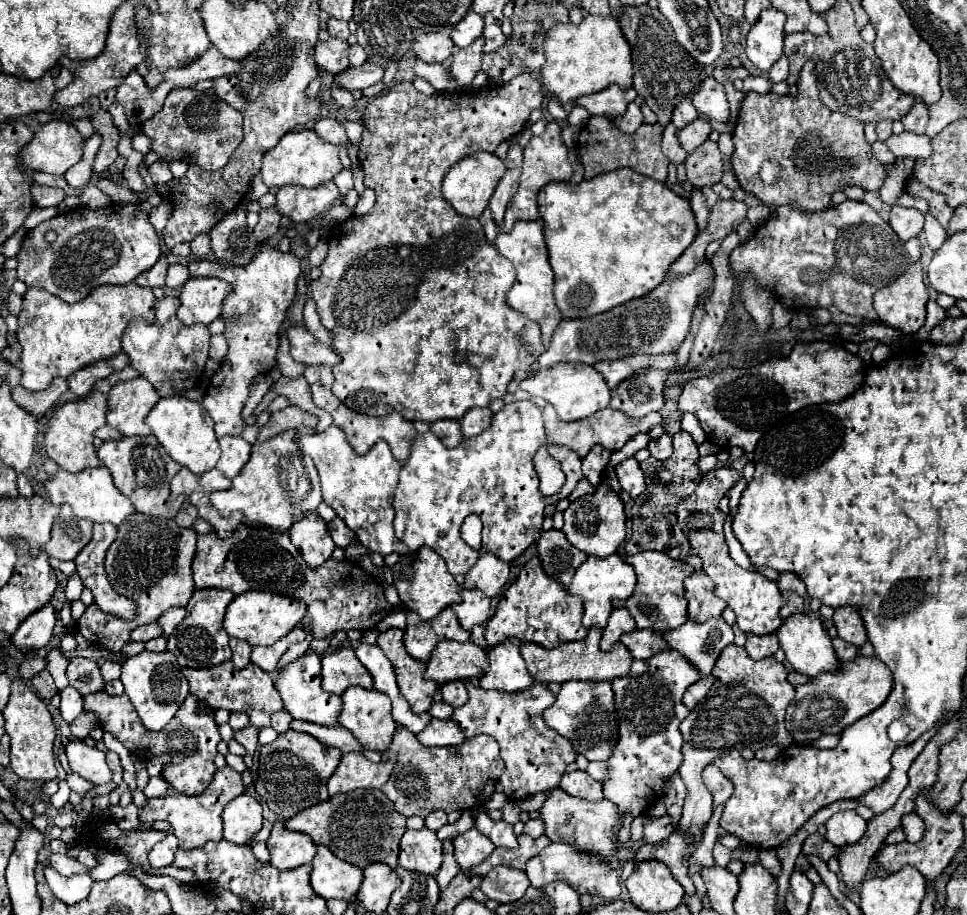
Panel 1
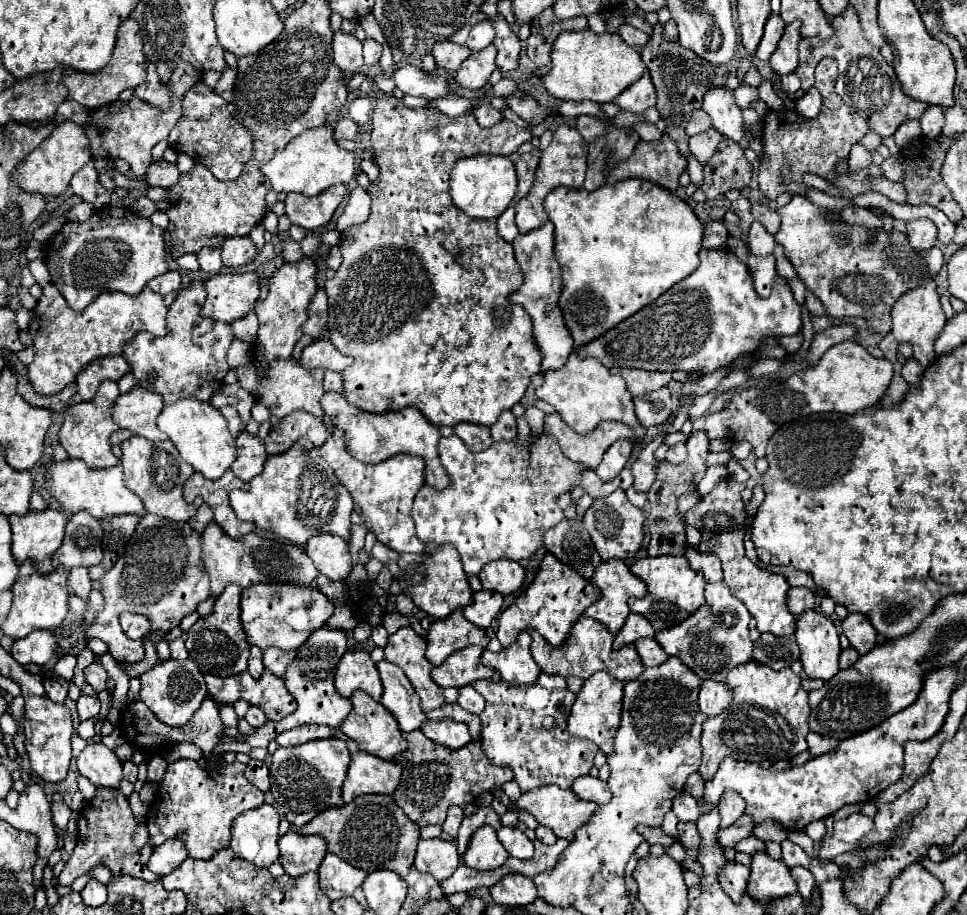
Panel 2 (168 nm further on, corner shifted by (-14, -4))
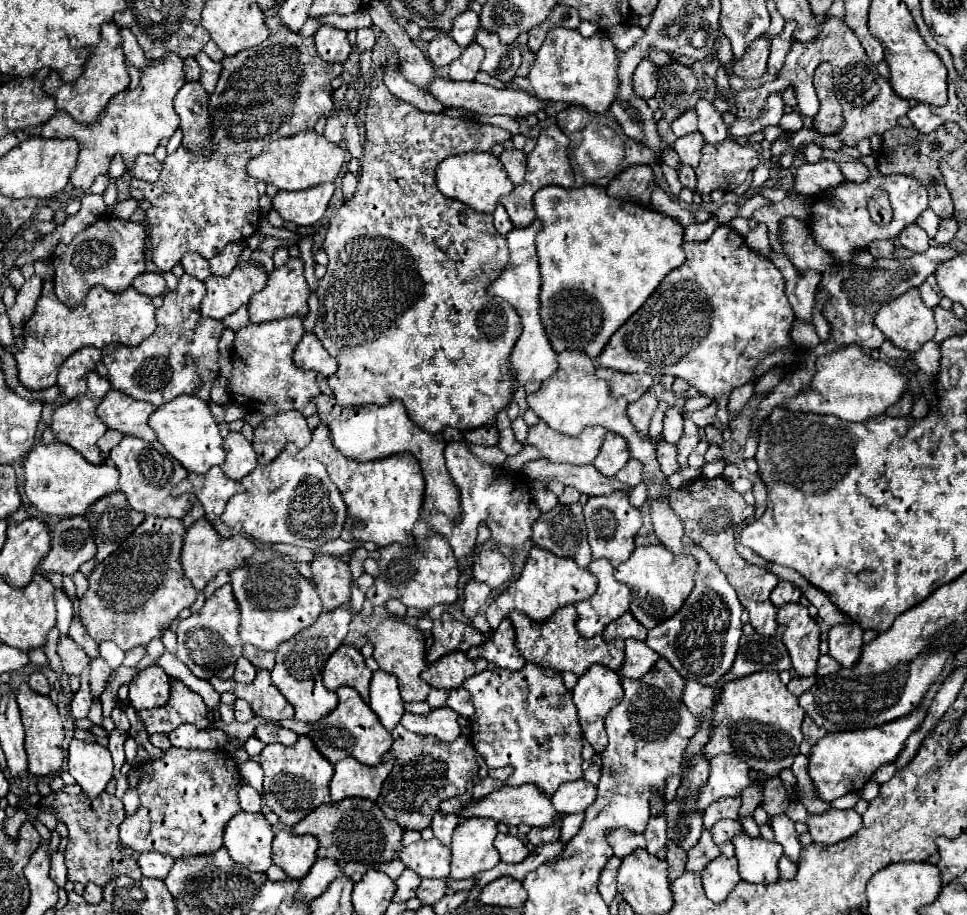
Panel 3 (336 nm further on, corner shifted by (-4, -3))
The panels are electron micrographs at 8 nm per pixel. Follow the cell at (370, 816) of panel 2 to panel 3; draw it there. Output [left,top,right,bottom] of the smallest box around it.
[292,798,402,866]

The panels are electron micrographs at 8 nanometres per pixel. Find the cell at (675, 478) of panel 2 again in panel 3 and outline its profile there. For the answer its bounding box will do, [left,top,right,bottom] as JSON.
[678,420,700,468]

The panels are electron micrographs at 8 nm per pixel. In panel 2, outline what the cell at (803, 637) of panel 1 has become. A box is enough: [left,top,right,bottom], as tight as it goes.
[796,611,840,681]

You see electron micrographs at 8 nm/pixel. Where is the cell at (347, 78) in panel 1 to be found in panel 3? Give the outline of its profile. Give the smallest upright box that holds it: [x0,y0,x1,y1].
[428,78,548,118]

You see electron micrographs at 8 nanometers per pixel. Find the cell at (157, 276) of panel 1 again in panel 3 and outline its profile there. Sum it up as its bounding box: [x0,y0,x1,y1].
[132,272,166,298]

